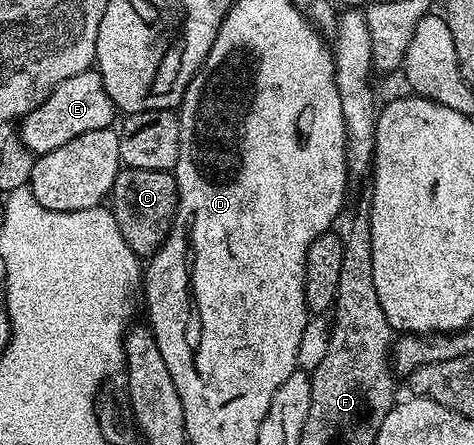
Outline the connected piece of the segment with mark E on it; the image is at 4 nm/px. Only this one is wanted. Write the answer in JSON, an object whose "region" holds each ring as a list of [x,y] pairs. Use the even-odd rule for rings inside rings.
{"region":[[[90,68],[75,76],[67,76],[67,80],[53,89],[43,104],[20,119],[21,142],[34,156],[55,152],[55,148],[67,144],[67,140],[75,140],[75,136],[83,136],[83,132],[110,129],[114,125],[113,117],[118,117],[118,114],[111,96],[107,96],[107,88],[103,88],[100,74]]]}

